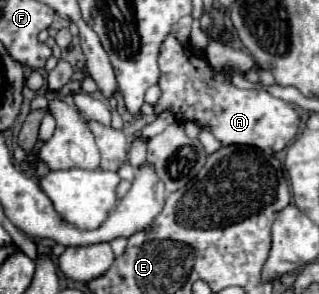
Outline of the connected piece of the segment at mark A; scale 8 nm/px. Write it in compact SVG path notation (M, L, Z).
M171 34L163 46L161 46L161 98L155 104L155 114L161 114L163 110L171 110L177 120L193 120L199 126L209 126L211 132L223 142L223 146L229 144L247 144L247 146L257 146L261 150L271 148L273 152L279 152L287 146L300 131L299 116L293 113L293 110L283 100L271 95L263 90L239 90L235 88L229 78L231 74L227 72L215 72L211 70L209 62L201 56L193 56L189 50L185 50L175 36Z

